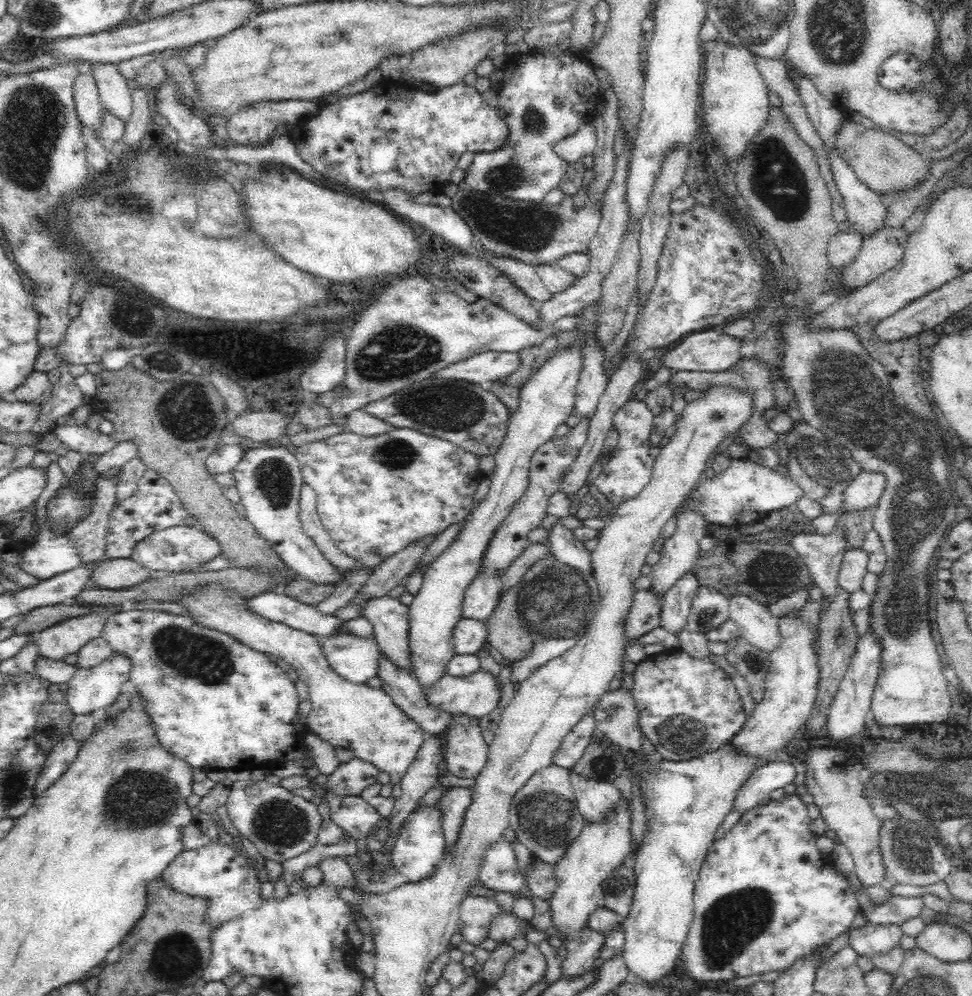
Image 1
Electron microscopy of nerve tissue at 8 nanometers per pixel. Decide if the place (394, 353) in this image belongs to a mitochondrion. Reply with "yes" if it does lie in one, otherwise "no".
yes

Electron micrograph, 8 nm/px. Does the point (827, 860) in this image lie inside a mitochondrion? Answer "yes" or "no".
no

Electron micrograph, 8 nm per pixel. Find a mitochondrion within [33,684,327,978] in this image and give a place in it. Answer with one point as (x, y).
(139, 799)

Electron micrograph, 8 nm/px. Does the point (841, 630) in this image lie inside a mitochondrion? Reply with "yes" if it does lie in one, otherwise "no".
yes

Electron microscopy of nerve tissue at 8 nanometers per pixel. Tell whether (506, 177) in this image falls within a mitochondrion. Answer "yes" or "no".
yes

